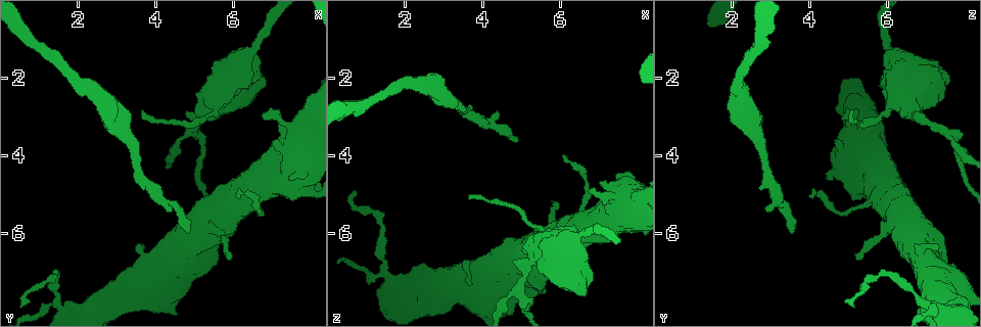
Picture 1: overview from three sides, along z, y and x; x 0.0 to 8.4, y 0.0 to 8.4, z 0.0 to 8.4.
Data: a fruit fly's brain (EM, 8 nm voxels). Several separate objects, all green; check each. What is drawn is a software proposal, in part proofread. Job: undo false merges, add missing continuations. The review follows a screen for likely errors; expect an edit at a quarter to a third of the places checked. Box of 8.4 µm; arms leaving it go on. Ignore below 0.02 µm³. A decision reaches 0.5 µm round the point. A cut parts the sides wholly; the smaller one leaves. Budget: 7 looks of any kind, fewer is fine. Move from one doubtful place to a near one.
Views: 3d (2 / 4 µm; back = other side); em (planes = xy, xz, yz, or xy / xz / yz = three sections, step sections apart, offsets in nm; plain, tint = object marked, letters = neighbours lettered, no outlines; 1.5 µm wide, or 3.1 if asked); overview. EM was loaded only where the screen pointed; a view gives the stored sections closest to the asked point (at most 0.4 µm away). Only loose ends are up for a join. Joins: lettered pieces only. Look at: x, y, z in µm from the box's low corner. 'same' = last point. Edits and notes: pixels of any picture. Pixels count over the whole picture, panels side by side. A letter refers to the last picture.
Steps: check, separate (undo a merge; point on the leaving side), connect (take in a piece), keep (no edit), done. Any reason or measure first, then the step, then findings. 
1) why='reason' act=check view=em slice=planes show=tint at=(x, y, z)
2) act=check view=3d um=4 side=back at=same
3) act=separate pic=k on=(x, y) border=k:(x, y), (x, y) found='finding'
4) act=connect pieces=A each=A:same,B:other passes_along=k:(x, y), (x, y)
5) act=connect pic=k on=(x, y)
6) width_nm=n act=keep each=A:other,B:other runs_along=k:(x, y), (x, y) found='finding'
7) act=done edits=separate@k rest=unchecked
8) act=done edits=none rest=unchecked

why='small branch off a trunk' act=check view=3d um=2 at=(1.50, 7.85, 6.95)

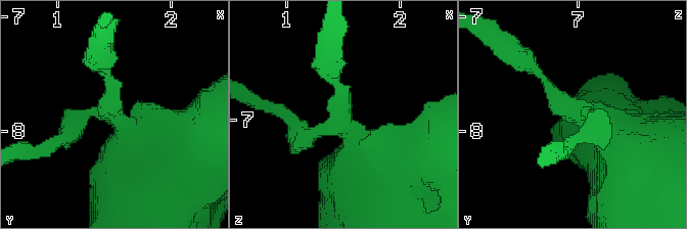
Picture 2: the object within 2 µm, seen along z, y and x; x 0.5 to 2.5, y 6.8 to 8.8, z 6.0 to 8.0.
arms=3 act=check view=em slice=planes show=letters at=(1.46, 7.78, 6.98)

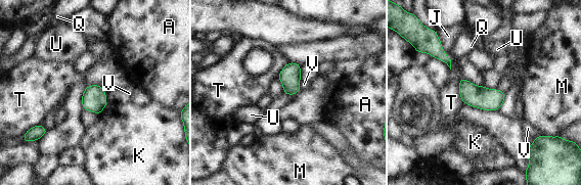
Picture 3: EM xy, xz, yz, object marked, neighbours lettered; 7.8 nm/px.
act=keep each=A:other,J:other,K:other,M:other,Q:other,T:other,U:other,V:other border=3:(105, 92), (105, 98), (108, 102) found='one neuron here'

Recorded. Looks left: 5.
why='an open end' act=check view=em slice=planes show=letters at=(4.35, 5.35, 2.85)

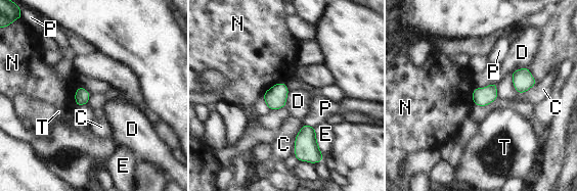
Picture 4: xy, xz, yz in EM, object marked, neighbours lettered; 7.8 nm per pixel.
act=keep each=C:other,D:other,E:other,N:other,P:other,T:other found='none of them fits'

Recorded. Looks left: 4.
why='branch stops here' act=check view=3d um=2 at=(5.80, 6.60, 5.15)

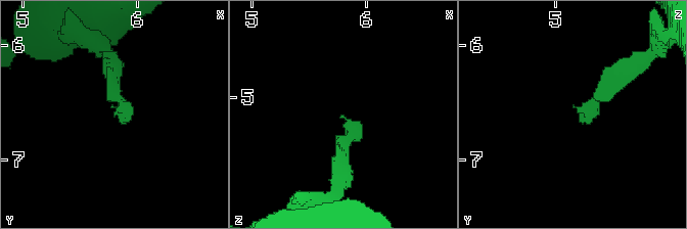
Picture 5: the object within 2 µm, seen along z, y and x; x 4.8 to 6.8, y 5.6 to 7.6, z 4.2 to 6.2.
act=check view=em slice=xz step=4 show=letters at=(5.78, 6.54, 5.16)

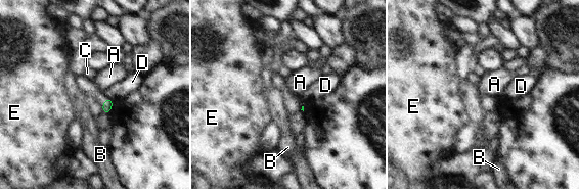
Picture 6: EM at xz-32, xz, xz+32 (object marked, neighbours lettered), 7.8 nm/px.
act=keep each=A:other,B:other,C:other,D:other,E:other border=6:(107, 97), (113, 99) found='no lettered piece goes on from it'

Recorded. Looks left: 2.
act=done edits=none rest=unchecked

